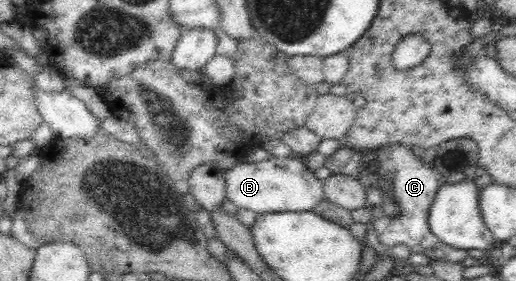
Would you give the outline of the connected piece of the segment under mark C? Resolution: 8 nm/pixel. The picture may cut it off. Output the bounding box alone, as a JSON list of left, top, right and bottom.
[324,143,468,263]

